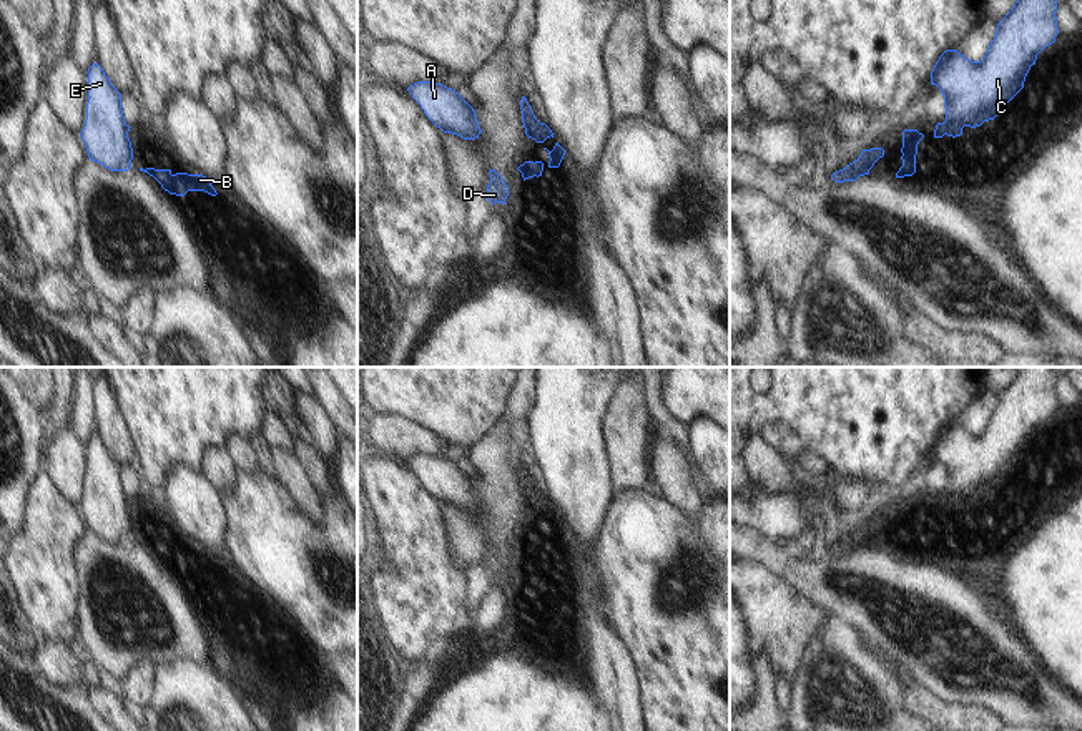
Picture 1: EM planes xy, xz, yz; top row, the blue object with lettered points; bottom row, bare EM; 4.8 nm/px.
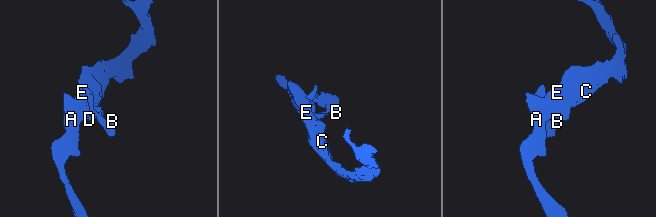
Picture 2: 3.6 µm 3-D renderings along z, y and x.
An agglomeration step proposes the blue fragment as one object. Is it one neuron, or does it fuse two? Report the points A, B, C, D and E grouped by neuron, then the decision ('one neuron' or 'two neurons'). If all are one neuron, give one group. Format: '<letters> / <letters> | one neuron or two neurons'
A C D E / B | two neurons

